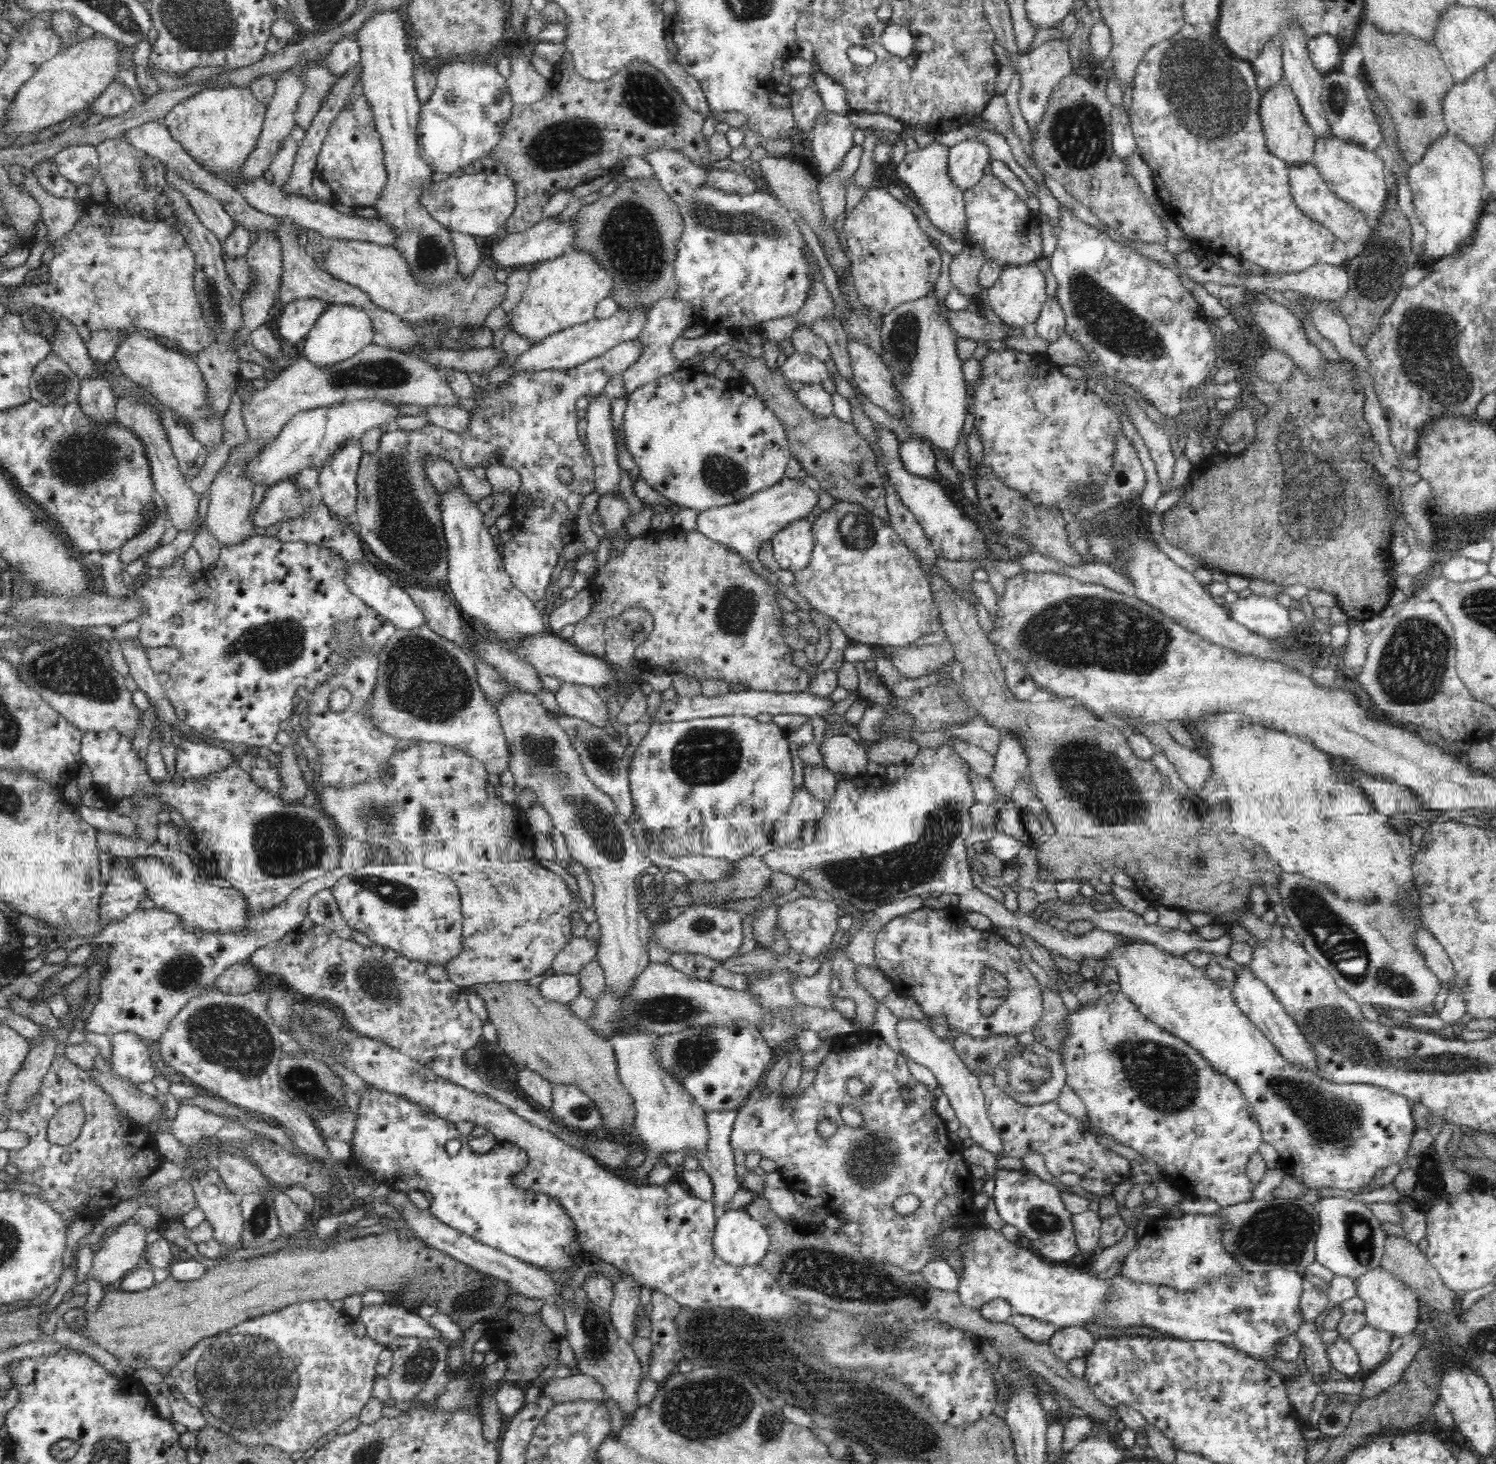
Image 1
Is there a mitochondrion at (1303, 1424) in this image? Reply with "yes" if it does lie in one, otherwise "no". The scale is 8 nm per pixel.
no

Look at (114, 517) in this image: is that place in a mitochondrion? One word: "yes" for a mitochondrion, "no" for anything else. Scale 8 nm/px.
no

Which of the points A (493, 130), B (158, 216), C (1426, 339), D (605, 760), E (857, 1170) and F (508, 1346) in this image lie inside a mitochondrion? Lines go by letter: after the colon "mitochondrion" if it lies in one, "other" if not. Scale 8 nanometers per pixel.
A: other
B: other
C: mitochondrion
D: mitochondrion
E: mitochondrion
F: other

